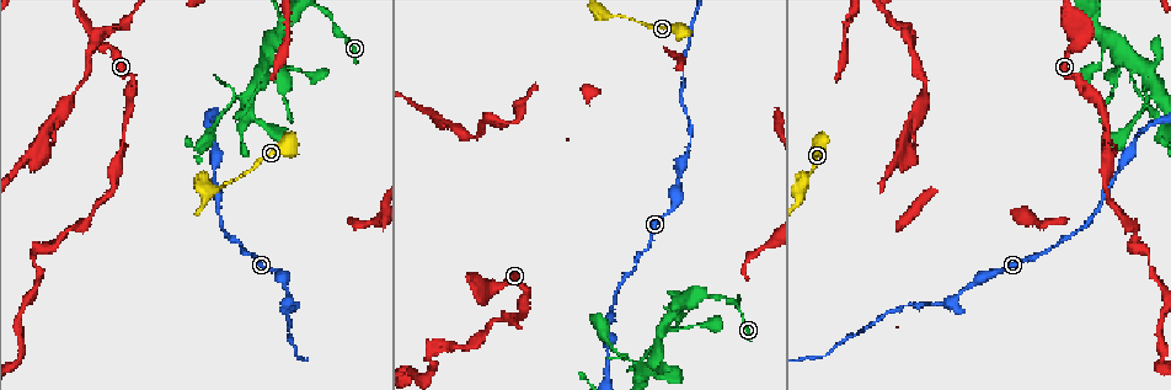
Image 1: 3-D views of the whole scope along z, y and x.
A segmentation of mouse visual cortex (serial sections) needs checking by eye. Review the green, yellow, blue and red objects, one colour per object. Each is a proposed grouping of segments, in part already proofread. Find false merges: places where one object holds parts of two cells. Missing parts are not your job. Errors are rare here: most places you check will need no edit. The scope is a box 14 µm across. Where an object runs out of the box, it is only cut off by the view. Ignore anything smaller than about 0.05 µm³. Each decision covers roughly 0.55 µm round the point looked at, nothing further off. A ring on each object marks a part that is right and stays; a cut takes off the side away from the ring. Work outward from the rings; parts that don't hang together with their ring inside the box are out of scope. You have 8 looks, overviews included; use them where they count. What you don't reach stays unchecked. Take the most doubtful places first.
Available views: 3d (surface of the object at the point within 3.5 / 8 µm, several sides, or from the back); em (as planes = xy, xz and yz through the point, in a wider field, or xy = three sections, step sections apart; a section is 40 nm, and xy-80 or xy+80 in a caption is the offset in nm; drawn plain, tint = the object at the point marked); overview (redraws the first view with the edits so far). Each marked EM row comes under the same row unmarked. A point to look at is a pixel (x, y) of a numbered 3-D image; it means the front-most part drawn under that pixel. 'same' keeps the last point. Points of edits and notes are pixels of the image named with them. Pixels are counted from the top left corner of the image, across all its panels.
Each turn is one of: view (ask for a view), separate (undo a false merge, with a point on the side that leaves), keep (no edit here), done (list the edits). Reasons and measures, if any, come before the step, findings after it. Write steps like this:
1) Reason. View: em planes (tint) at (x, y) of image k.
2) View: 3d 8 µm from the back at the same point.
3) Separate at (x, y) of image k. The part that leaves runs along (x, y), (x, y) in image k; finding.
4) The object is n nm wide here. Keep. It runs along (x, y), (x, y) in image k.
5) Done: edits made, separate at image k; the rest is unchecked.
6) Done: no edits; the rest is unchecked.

A narrow waist. View: 3d 3.5 µm at (1077, 38) of image 1.

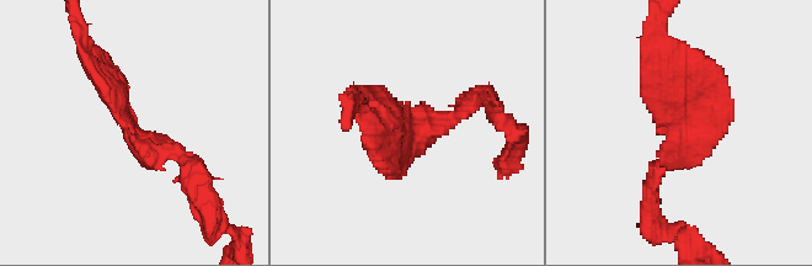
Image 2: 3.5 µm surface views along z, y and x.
View: em xy step 5 (tint) at (679, 121) of image 2.

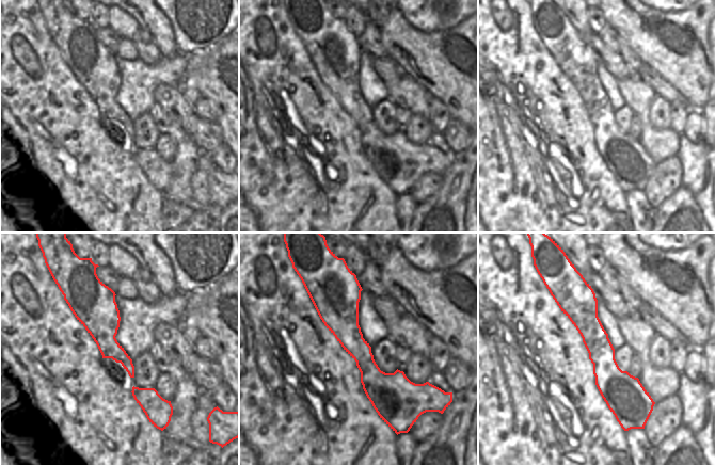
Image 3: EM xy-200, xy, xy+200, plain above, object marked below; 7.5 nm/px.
Keep. It runs along (186, 161), (133, 134), (84, 52) in image 2; all the same cell.

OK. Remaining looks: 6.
Abrupt turn. View: em xy step 2 (tint) at (428, 345) of image 1.

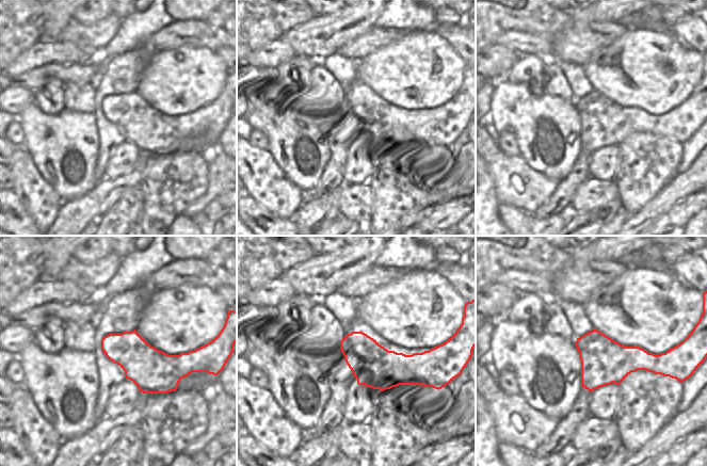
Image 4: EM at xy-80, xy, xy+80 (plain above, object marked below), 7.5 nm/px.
Wider look. View: 3d 3.5 µm at the same point.

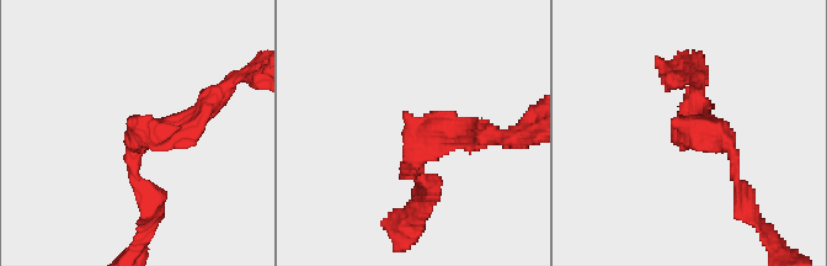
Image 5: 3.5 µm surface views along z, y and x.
The arms are 150, 250 nm wide. Keep. It runs along (694, 108), (688, 134), (723, 138), (741, 187) in image 5; all the same cell.

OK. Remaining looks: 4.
View: 3d 3.5 µm from the back at (686, 150) of image 1.

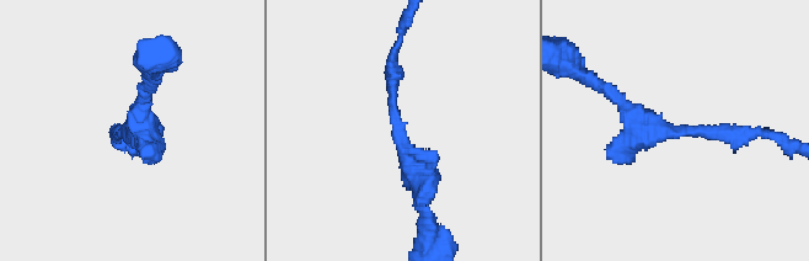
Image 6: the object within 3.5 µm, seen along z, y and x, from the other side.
Need the tissue. View: em xy step 1 (tint) at (674, 131) of image 6.

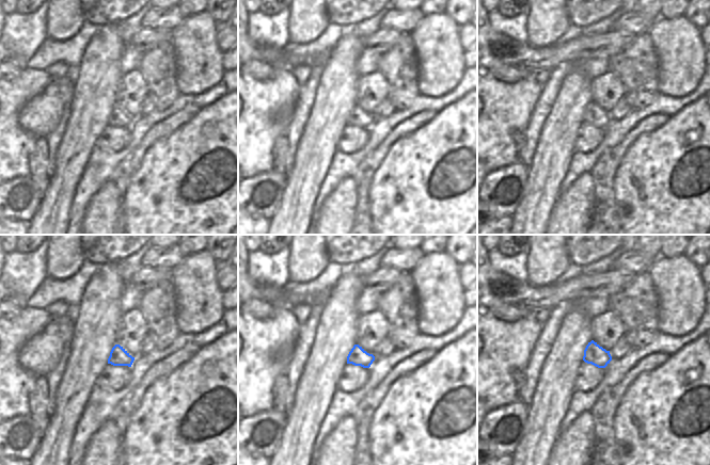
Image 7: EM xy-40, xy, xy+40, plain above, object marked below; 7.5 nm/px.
Keep. It runs along (614, 97), (642, 128), (759, 132) in image 6; all the same cell.

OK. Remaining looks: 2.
Done: no edits; the rest is unchecked.

